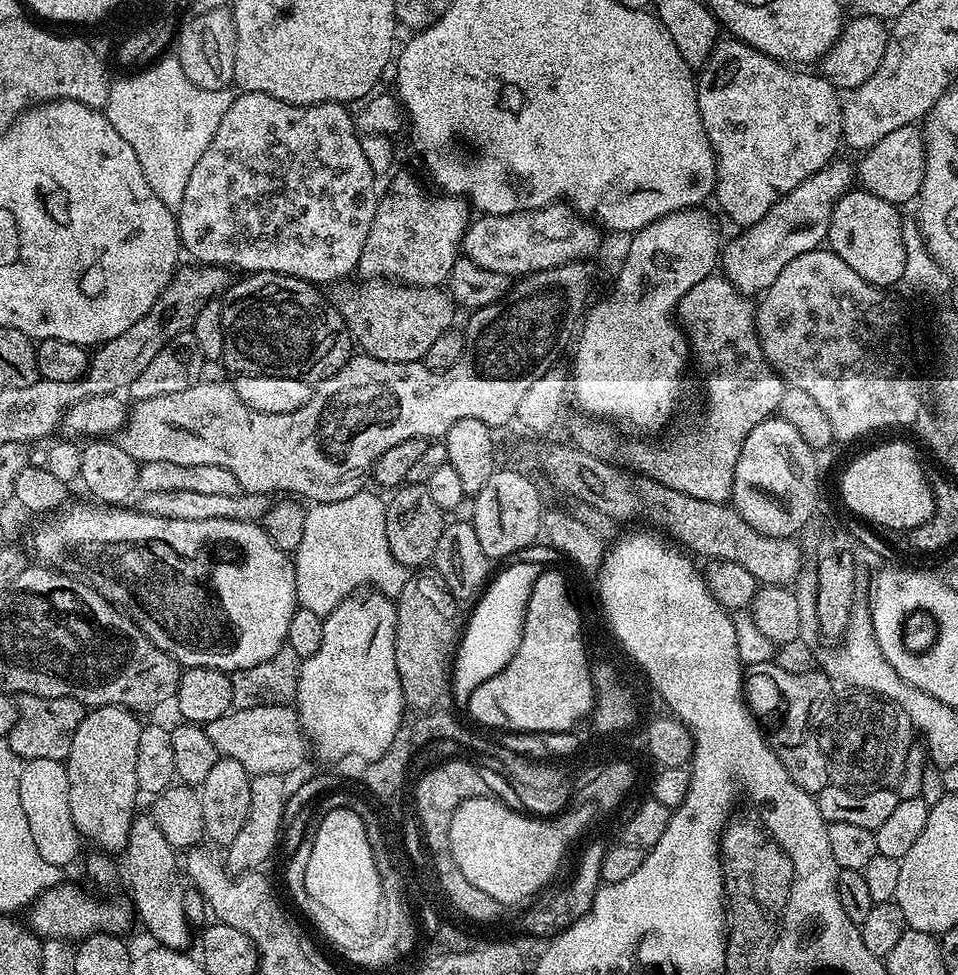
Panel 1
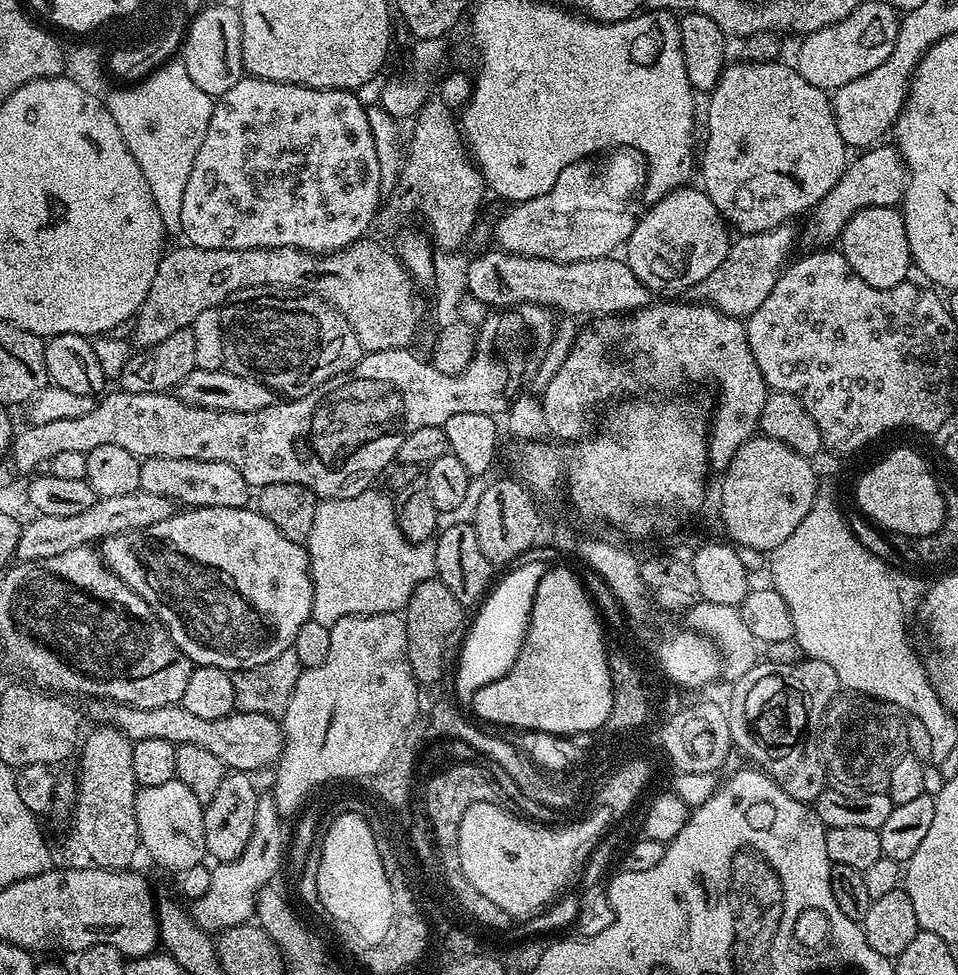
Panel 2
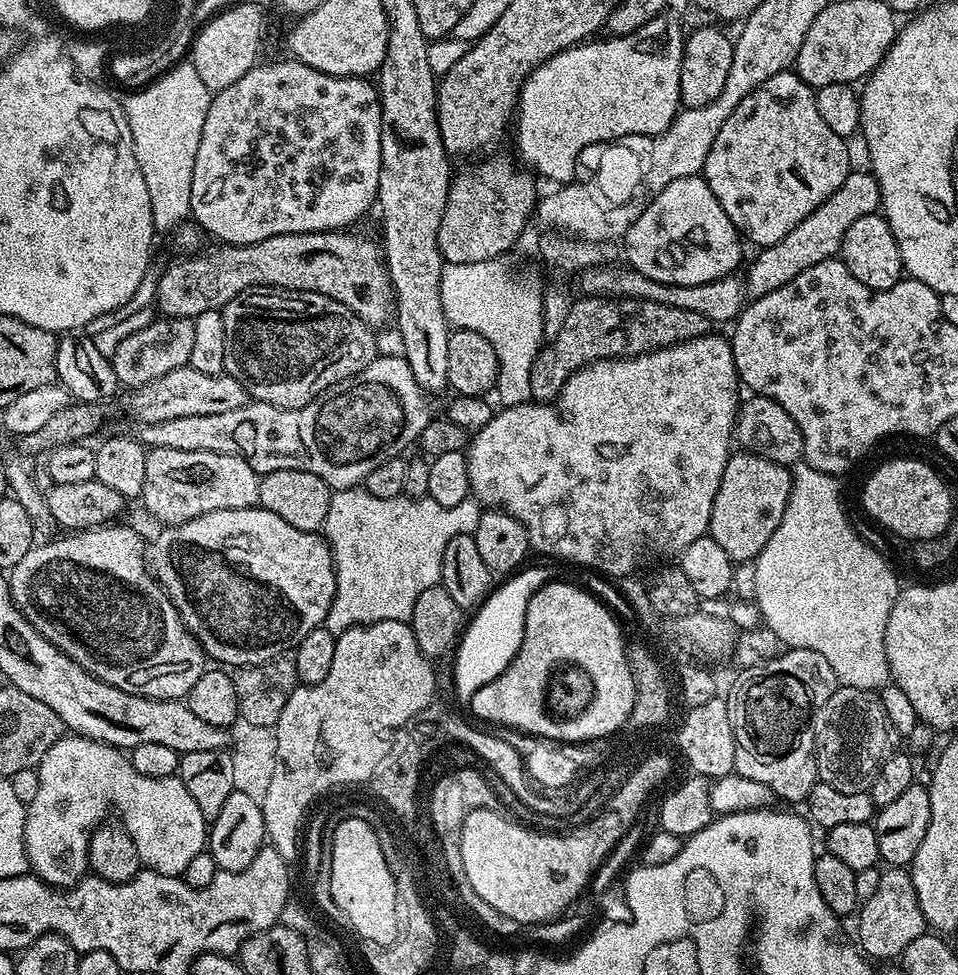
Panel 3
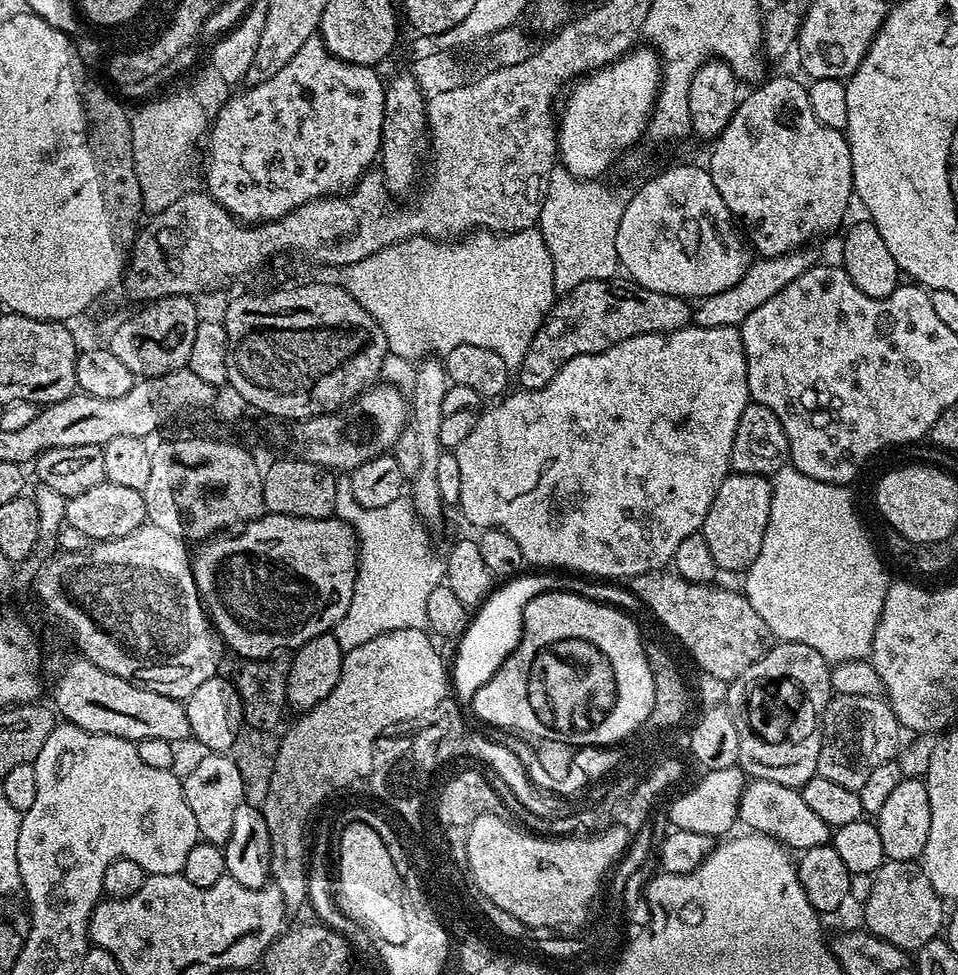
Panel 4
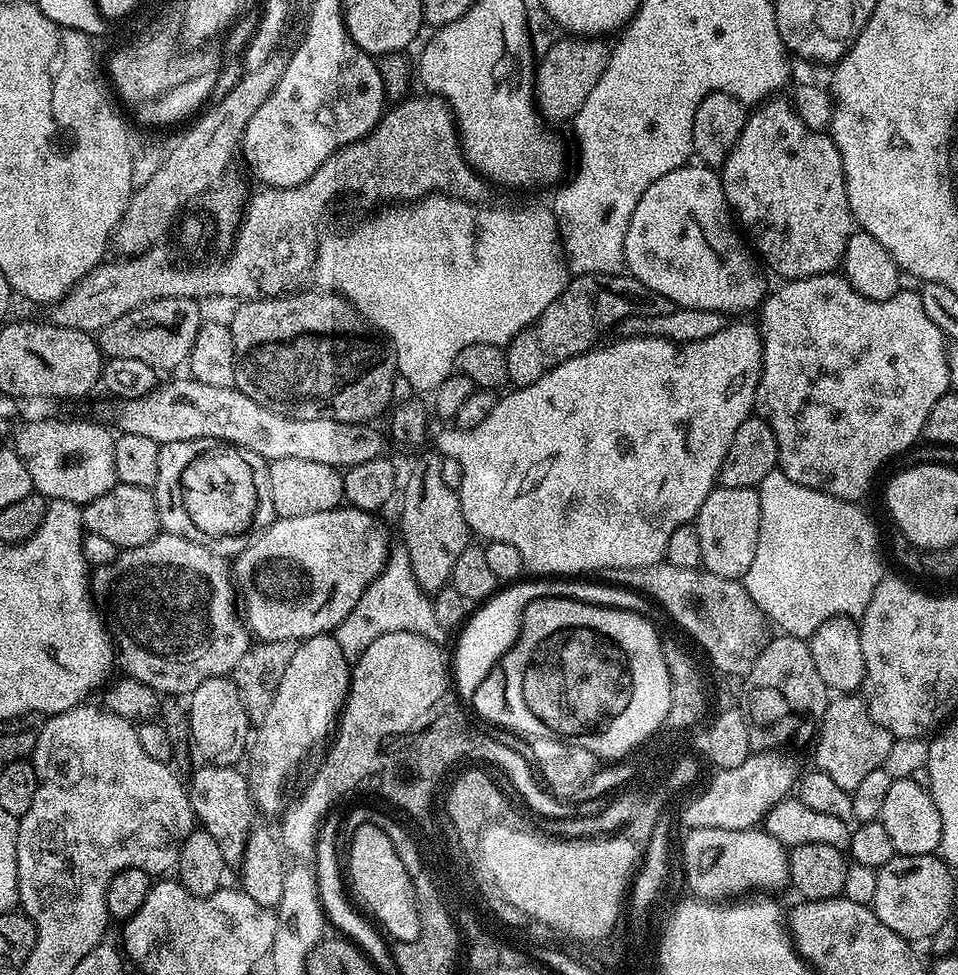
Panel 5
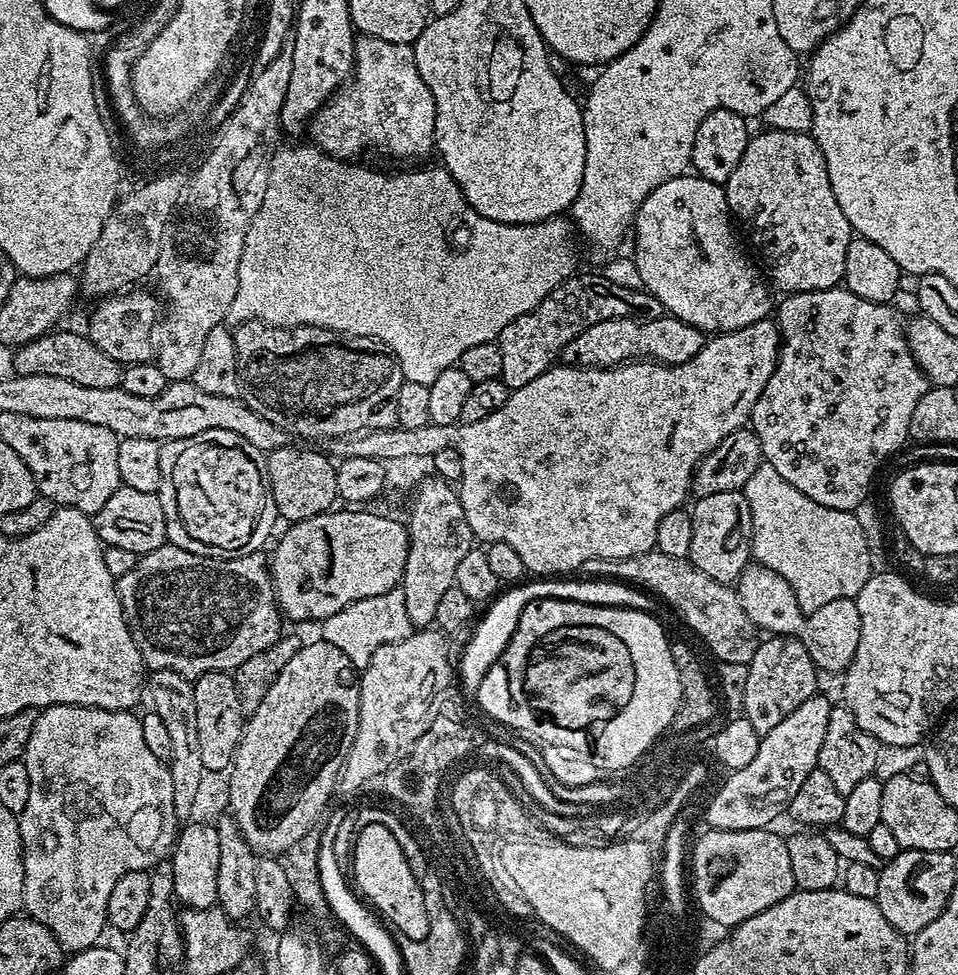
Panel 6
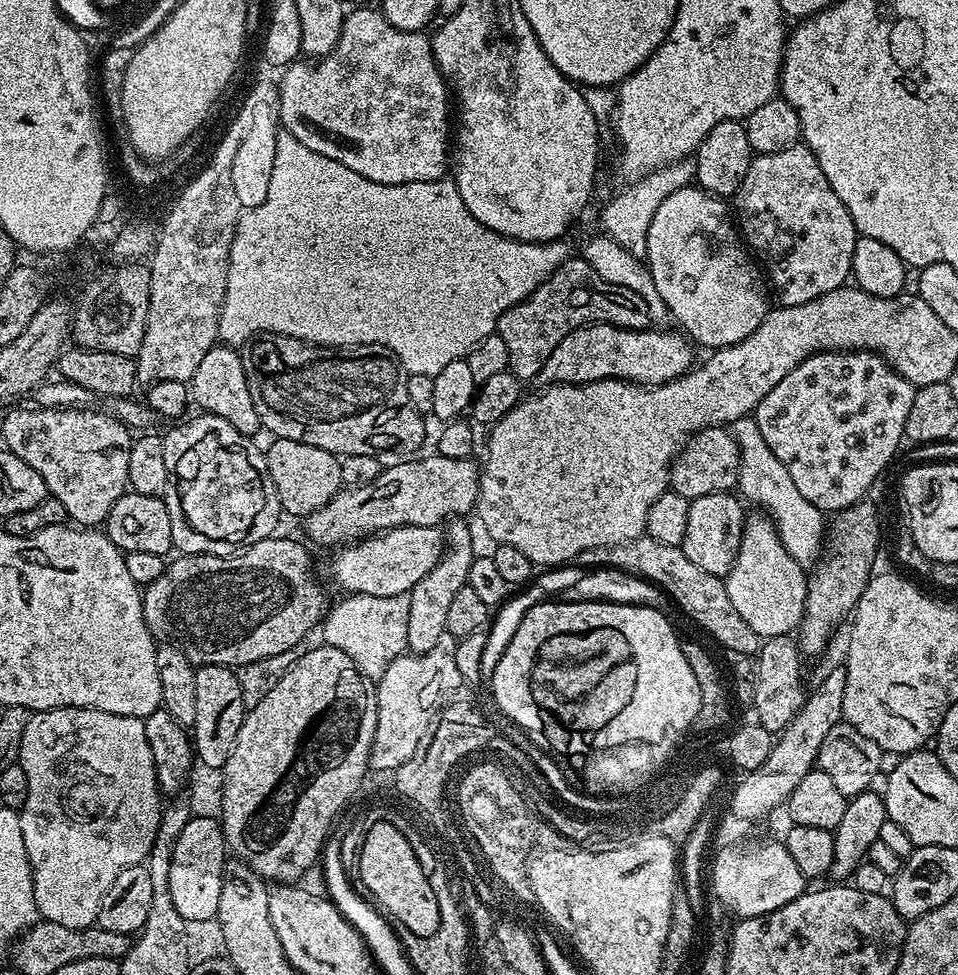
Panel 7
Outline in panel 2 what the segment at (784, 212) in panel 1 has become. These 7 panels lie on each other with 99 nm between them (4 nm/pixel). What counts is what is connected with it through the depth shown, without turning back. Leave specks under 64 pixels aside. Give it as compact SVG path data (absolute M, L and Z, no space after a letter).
M791 223L779 224L777 228L765 232L746 232L737 235L729 243L728 256L718 266L718 270L710 270L710 274L706 274L702 282L690 286L686 290L687 299L713 304L722 314L730 314L737 318L752 316L754 310L758 310L758 306L766 302L786 261L793 255L792 243L797 243L798 232L792 227Z

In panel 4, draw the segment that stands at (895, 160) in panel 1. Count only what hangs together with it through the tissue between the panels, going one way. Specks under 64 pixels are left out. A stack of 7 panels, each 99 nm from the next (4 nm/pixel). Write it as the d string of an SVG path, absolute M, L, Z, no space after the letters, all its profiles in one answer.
M812 246L787 252L781 256L753 259L746 274L742 274L742 278L734 286L730 286L730 290L722 290L718 294L705 296L699 301L700 305L698 303L695 305L692 324L697 328L739 326L746 318L750 318L750 314L754 314L754 310L758 310L758 306L762 306L762 302L767 302L769 298L774 298L774 294L778 294L778 290L790 286L790 282L794 282L798 274L810 270L817 260L818 256Z

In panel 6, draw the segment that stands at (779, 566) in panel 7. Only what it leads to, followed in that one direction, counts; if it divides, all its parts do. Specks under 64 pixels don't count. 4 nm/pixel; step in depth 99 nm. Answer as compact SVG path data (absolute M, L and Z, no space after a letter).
M750 564L736 583L736 591L744 612L752 623L771 635L793 636L806 648L819 671L843 673L853 660L861 637L861 614L854 598L835 599L820 612L809 614L801 610L793 588L777 572Z

